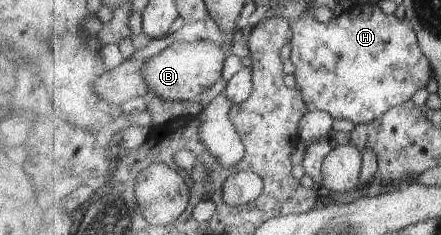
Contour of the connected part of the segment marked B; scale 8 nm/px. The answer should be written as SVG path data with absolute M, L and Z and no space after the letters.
M209 40L177 42L146 62L144 78L151 95L167 101L197 101L215 82L222 80L228 56L227 47Z

